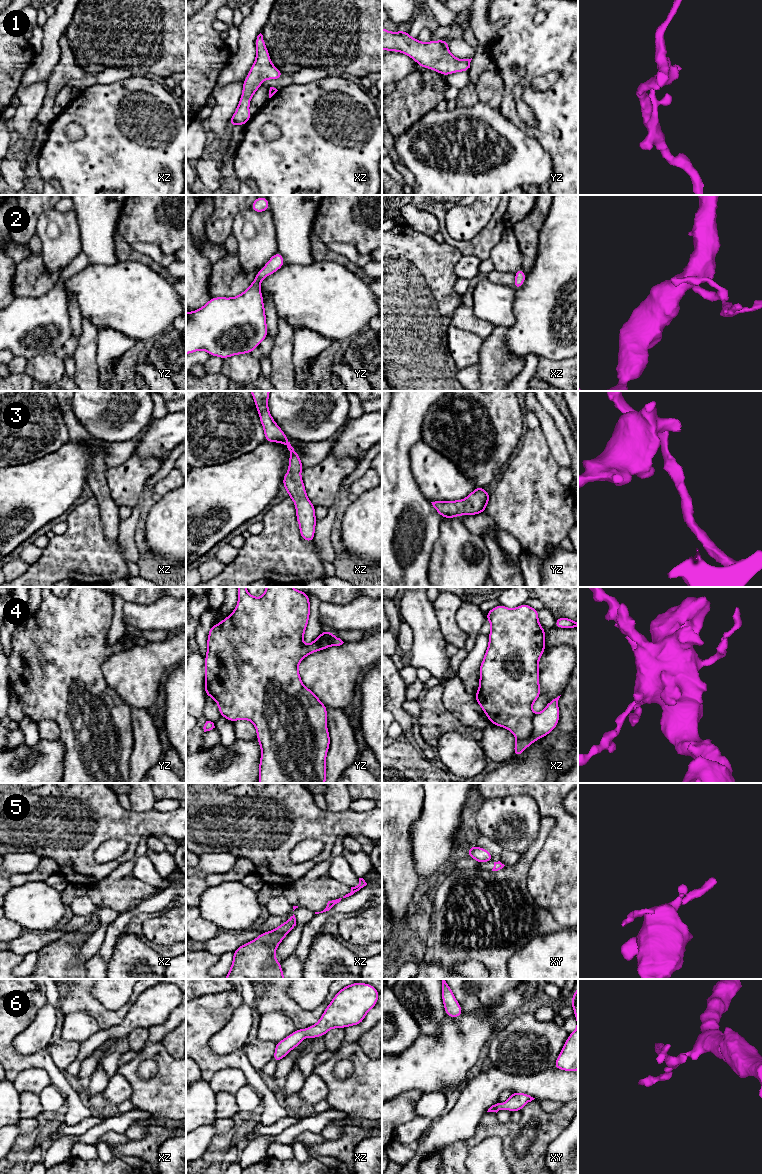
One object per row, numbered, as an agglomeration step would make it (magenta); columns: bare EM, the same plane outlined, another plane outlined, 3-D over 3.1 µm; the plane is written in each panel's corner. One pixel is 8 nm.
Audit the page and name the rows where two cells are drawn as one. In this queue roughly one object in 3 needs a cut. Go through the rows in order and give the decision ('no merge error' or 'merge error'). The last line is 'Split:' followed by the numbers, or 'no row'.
1: no merge error
2: no merge error
3: no merge error
4: merge error
5: merge error
6: no merge error
Split: 4, 5

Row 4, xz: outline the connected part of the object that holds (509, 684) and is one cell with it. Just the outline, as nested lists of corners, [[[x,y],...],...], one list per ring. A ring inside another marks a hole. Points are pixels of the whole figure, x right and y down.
[[[526,603],[514,609],[499,604],[486,613],[486,619],[491,624],[491,632],[488,635],[488,648],[479,669],[479,689],[474,696],[491,724],[508,729],[517,740],[528,739],[531,736],[535,715],[532,705],[541,695],[538,664],[546,648],[546,631],[539,623],[538,613],[538,610]]]

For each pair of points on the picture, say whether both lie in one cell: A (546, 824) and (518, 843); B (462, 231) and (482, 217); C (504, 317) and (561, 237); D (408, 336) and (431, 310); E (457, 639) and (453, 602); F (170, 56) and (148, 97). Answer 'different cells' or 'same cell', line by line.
A: different cells
B: same cell
C: different cells
D: same cell
E: same cell
F: different cells

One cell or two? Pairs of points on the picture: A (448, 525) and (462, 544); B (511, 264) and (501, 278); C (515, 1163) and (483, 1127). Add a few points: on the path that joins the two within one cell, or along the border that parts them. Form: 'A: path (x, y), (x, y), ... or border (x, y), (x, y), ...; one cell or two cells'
A: path (451, 530), (457, 539); one cell
B: border (495, 269), (514, 274); two cells
C: path (508, 1151), (507, 1139), (495, 1128); one cell

